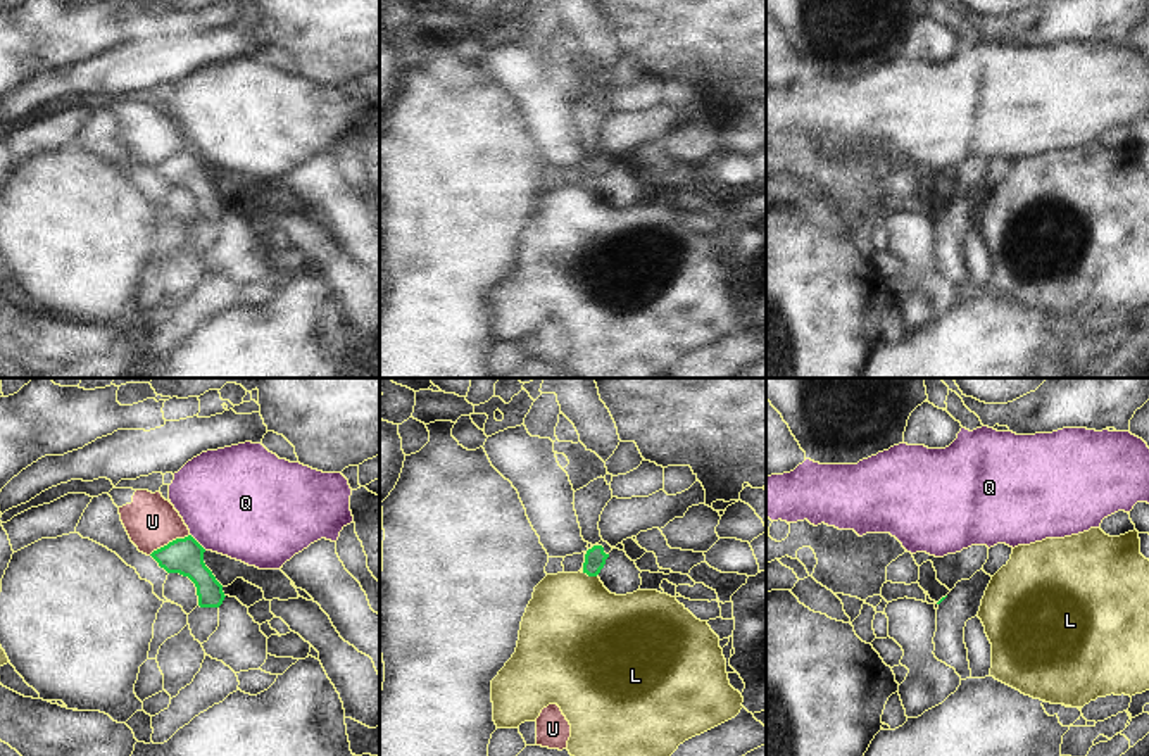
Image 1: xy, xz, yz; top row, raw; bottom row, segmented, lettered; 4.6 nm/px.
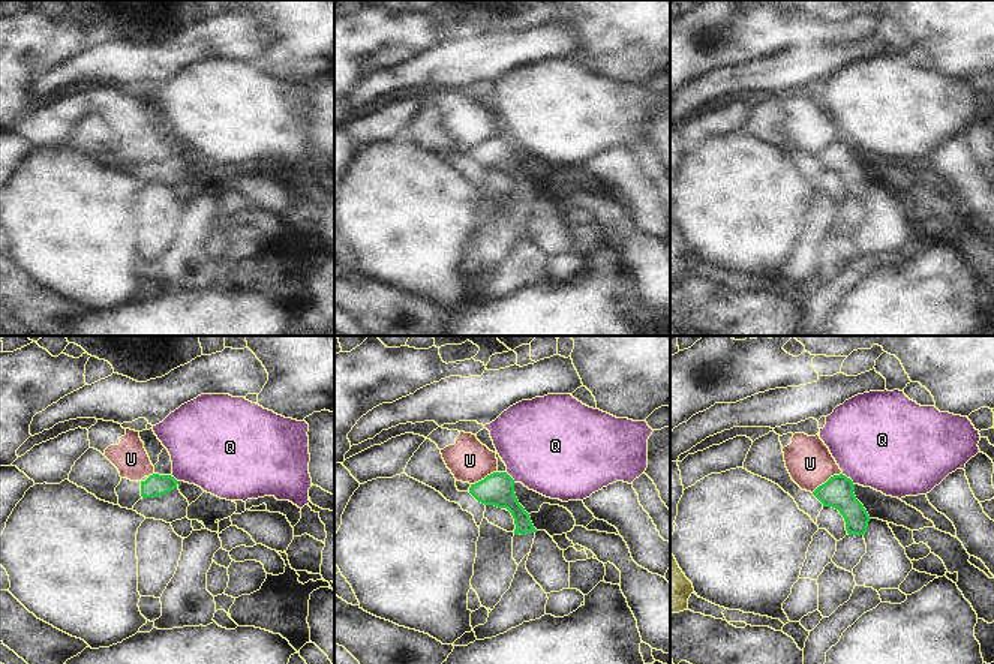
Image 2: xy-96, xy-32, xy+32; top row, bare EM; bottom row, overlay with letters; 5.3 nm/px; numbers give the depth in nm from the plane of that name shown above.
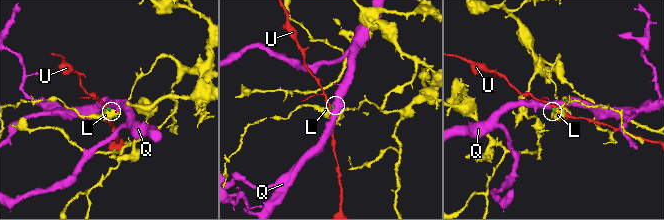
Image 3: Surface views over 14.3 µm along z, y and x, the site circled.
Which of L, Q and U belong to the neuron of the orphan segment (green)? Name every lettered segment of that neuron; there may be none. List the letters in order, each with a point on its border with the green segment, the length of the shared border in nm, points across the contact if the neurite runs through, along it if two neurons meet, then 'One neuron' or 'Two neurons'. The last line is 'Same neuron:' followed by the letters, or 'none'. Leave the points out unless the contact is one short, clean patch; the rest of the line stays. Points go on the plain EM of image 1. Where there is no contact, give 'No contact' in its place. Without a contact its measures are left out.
L: Touches green at xz (590, 188). Shared border 70 nm. Boundary: xz (583, 185), (596, 190). Two neurons
Q: Touches green at xy (197, 156). Shared border 110 nm. Boundary: xy (190, 147), (206, 163). Two neurons
U: Touches green at xy (169, 156). Shared border 220 nm. Boundary: xy (188, 147), (169, 154), (149, 168). Two neurons
Same neuron: none

